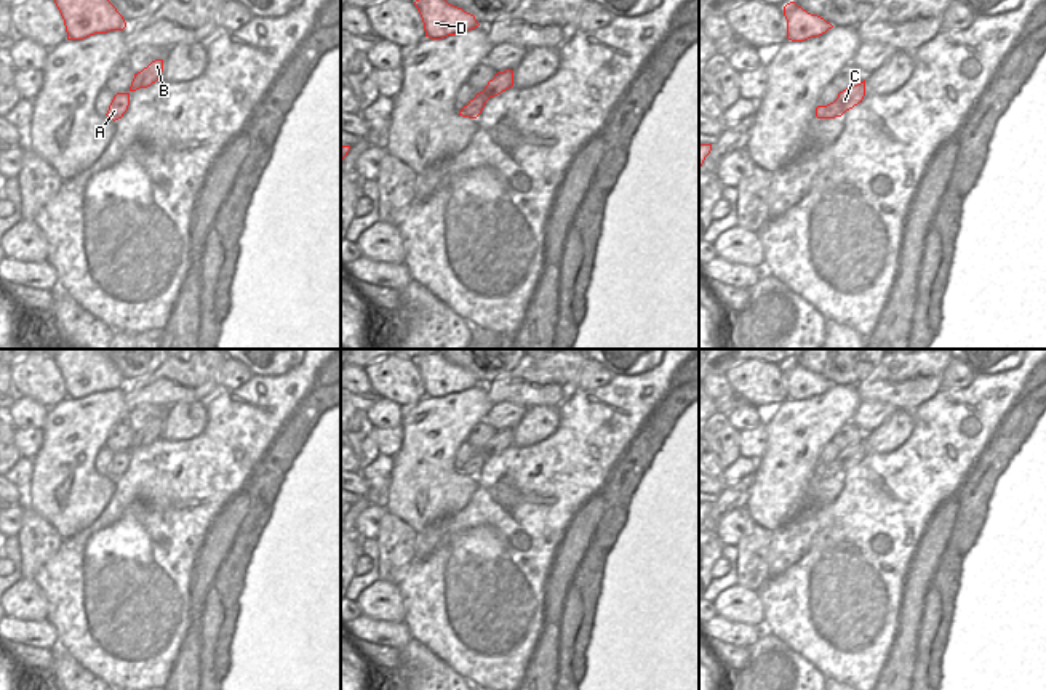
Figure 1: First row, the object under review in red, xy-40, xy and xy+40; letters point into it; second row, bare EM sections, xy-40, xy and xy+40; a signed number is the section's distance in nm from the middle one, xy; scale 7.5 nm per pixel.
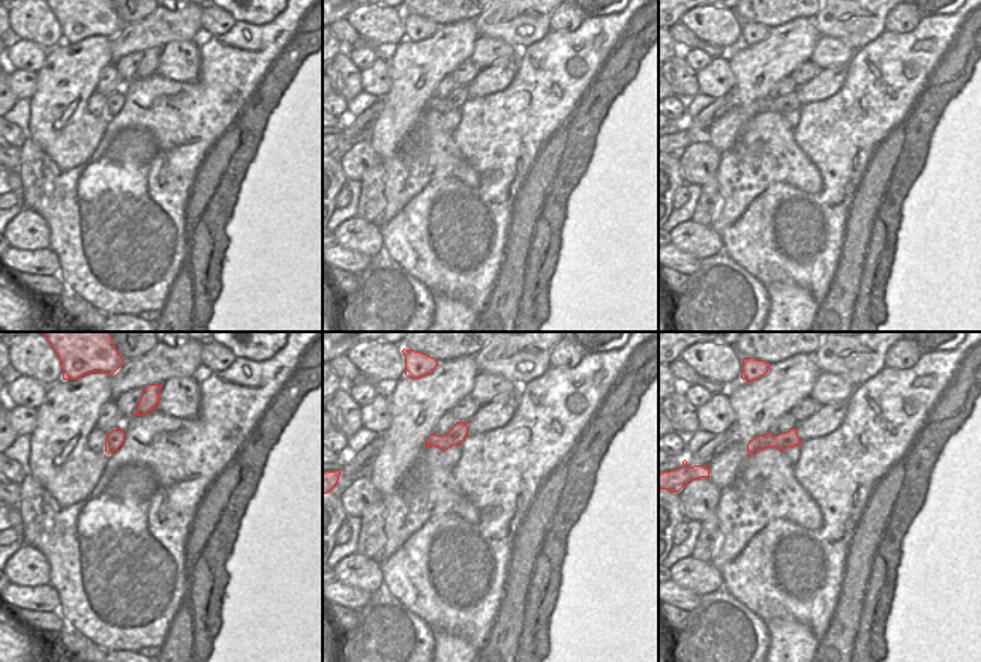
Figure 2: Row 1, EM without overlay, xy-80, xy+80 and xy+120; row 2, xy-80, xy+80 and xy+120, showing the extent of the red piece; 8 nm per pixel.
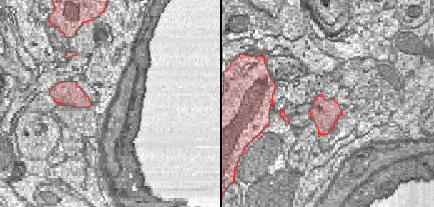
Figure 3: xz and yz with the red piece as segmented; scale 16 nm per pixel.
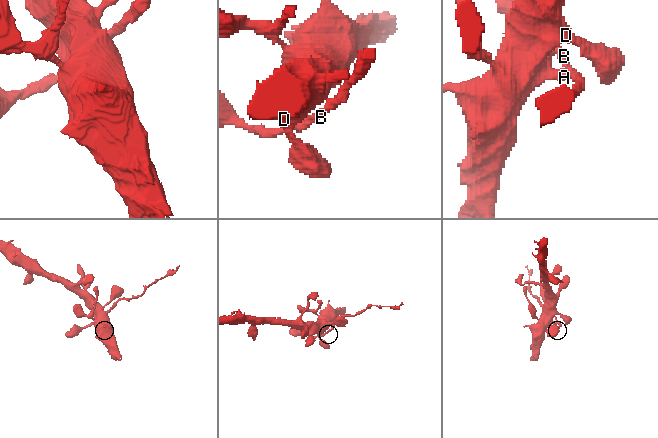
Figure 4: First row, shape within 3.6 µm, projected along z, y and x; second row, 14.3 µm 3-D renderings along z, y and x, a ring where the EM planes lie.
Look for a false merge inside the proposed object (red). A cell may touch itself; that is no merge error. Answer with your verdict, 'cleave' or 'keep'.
cleave

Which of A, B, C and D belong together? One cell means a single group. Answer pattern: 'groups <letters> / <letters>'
groups A C D / B

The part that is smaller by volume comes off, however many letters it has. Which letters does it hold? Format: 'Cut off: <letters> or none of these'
Cut off: B

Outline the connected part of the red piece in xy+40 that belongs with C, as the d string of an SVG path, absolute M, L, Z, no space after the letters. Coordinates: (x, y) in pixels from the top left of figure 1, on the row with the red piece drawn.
M846 88L838 93L838 98L833 102L827 106L817 106L816 117L817 118L841 117L846 110L862 102L864 96L865 96L865 88L856 88L852 91Z

